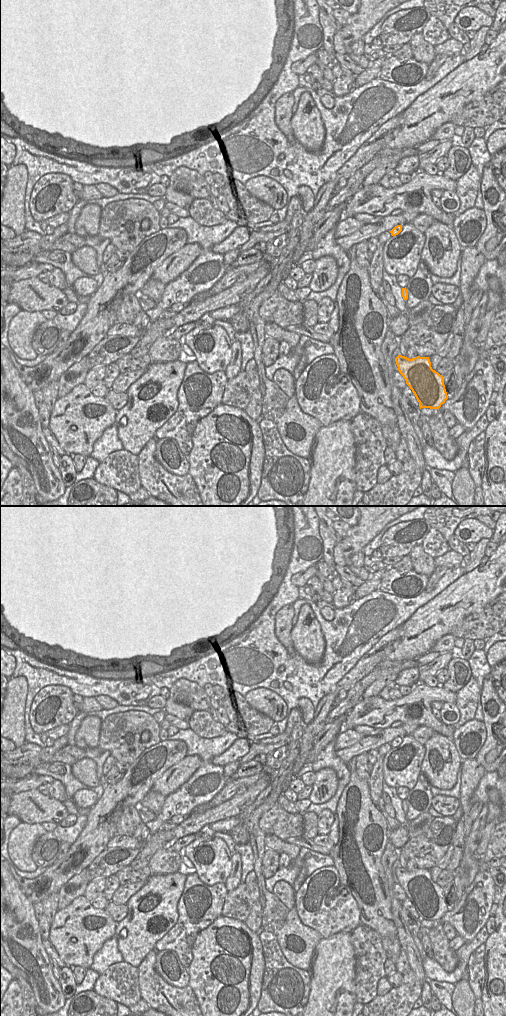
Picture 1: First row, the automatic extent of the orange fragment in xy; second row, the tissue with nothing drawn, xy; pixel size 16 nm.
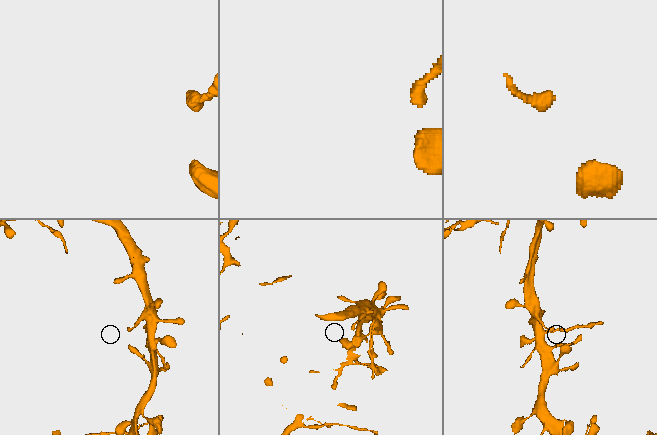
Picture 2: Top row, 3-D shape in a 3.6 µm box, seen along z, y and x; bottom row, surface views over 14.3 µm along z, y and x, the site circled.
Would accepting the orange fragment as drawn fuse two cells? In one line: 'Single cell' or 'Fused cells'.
Fused cells.

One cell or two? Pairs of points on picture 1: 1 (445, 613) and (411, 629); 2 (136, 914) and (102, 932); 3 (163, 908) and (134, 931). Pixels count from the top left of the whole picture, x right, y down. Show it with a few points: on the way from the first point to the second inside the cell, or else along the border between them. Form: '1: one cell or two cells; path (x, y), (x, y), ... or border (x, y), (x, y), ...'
1: one cell; path (437, 618), (423, 629), (419, 629)
2: two cells; border (117, 923), (114, 935)
3: one cell; path (156, 910), (141, 925)

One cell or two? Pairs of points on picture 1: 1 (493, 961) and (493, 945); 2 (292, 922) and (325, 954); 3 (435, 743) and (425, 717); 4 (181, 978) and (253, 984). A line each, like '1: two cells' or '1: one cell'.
1: one cell
2: two cells
3: two cells
4: two cells

